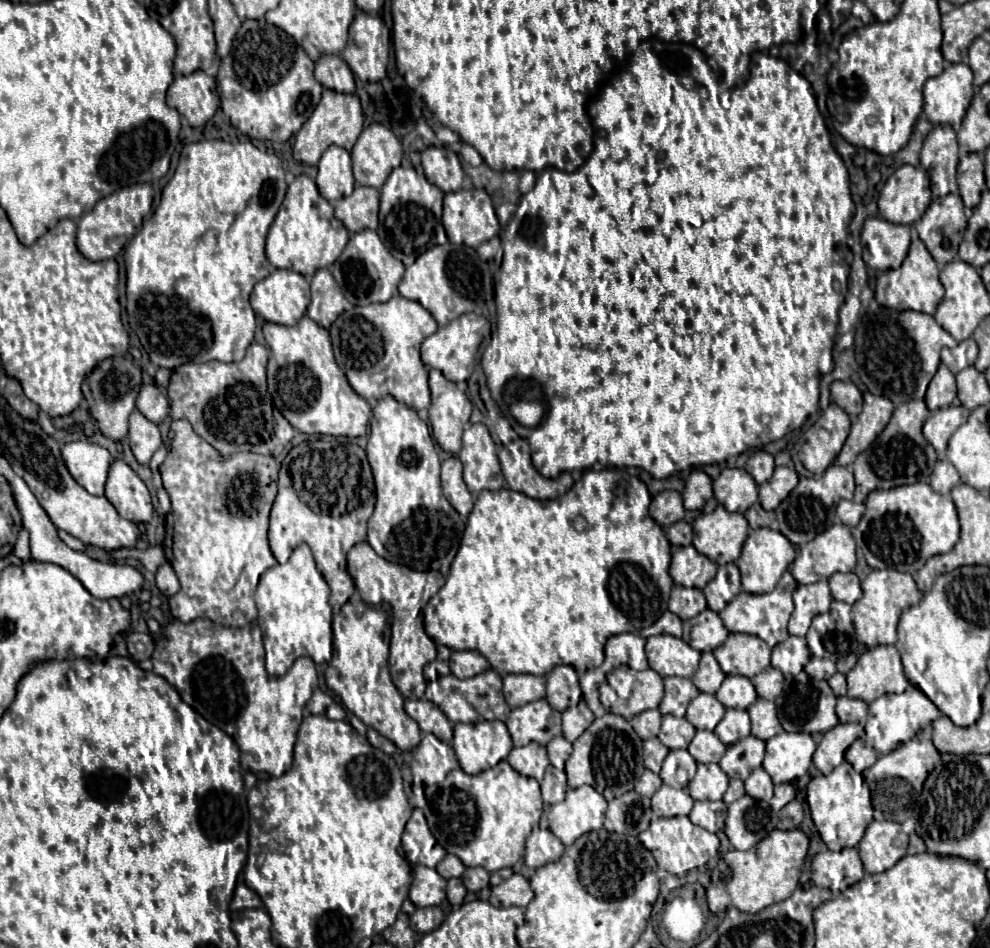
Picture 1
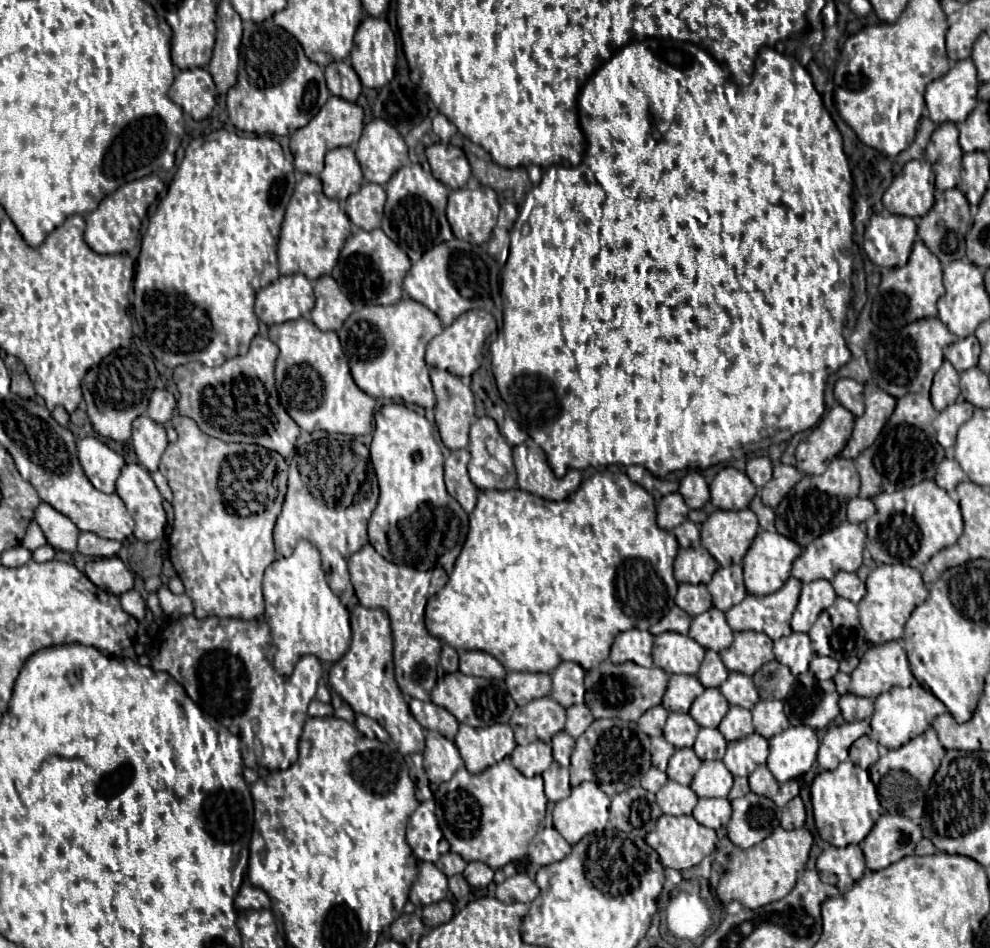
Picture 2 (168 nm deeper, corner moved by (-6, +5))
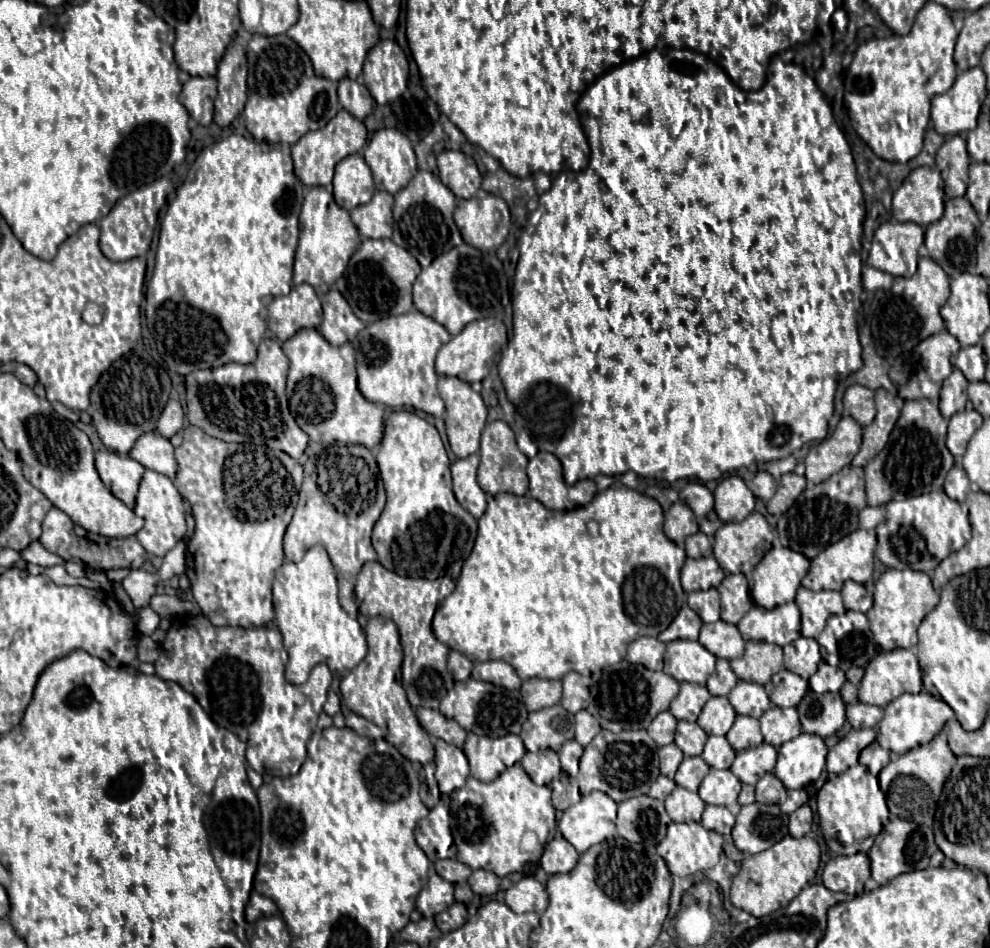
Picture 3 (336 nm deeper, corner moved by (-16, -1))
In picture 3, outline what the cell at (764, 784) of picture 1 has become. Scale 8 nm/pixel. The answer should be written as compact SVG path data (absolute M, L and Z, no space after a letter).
M766 773L758 785L756 785L756 801L758 803L784 803L788 797L786 793L786 787L782 785L780 779L774 777L774 773Z

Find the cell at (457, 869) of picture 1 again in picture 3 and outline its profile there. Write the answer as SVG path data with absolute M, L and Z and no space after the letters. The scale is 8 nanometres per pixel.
M440 859L440 861L434 863L434 869L436 869L436 873L438 873L442 879L446 879L448 883L466 881L466 879L472 875L470 867L466 867L464 863L460 863L460 861L456 861L456 859Z

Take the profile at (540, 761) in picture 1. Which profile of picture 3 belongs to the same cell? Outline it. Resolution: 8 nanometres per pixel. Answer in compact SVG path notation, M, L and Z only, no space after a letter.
M544 749L538 753L526 753L522 759L522 767L526 769L526 773L536 785L550 785L550 781L558 777L560 773L558 755L552 749Z

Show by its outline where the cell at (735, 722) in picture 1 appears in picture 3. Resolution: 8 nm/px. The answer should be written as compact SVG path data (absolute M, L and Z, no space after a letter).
M738 715L736 725L726 733L728 743L732 745L734 751L742 751L748 747L756 747L762 743L762 733L760 733L760 723L754 717Z

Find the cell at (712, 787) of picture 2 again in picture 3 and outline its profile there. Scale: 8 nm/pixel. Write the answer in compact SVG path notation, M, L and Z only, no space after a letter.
M710 769L700 783L698 795L710 805L734 805L740 793L740 781L730 769Z

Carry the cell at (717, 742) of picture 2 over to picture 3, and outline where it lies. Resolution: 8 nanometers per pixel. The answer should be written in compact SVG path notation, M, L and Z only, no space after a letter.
M710 735L704 745L702 759L714 769L728 769L734 761L734 749L726 741L726 737L712 737Z

